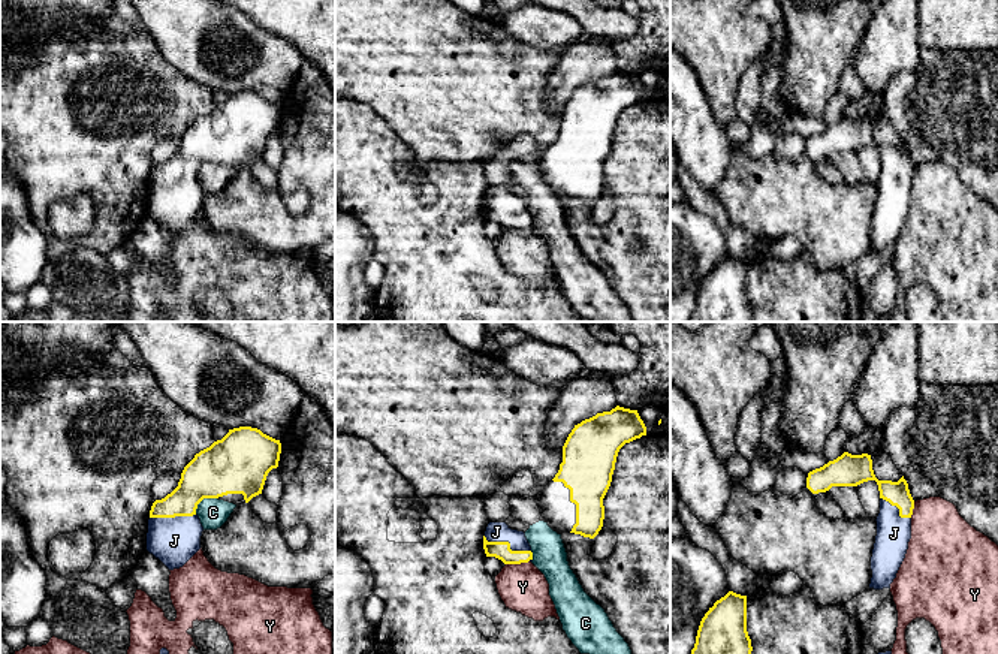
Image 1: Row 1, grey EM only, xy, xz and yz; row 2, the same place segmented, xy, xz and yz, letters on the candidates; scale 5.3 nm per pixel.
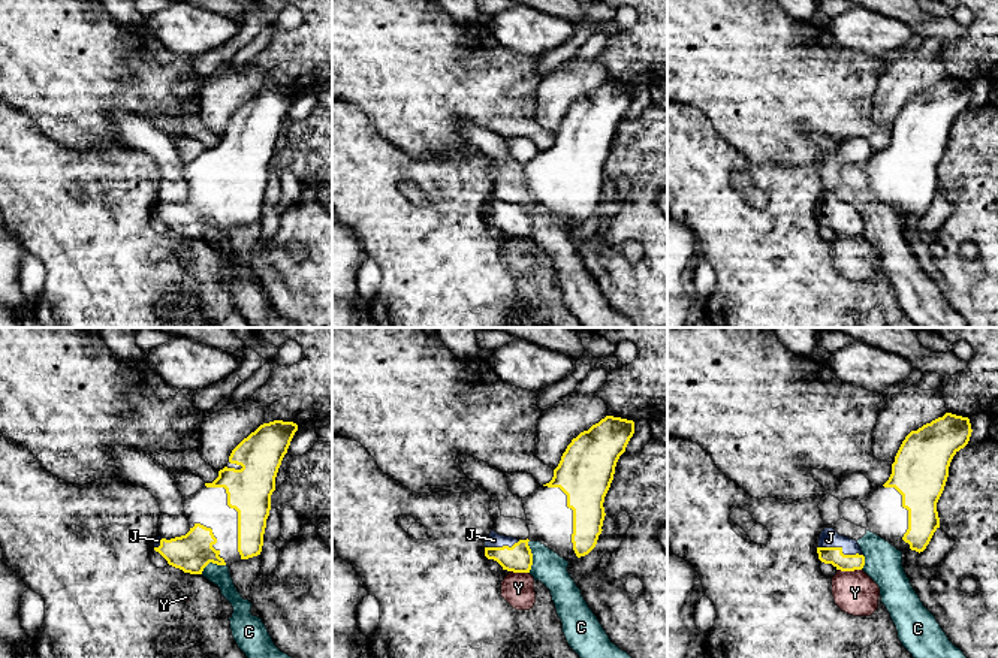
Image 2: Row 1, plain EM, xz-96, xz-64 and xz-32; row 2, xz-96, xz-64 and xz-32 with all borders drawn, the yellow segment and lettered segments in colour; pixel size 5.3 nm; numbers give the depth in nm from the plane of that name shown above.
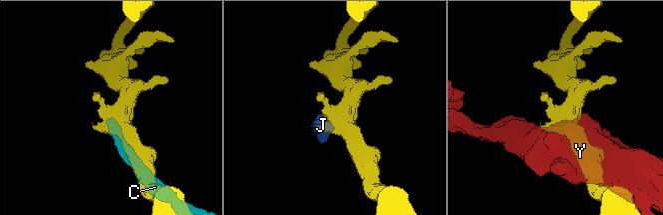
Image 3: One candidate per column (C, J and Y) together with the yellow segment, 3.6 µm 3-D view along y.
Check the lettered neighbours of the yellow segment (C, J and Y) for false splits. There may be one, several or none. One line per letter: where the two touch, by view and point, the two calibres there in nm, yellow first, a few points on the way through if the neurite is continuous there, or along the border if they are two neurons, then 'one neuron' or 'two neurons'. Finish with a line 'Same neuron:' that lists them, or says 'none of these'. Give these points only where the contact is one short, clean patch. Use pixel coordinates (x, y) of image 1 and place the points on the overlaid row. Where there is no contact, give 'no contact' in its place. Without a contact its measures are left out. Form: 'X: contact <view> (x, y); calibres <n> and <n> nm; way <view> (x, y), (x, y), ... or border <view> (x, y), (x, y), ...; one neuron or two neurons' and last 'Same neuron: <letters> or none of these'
C: contact xy (202, 499); calibres 300 and 160 nm; two neurons
J: contact xz (509, 544); calibres 100 and 110 nm; way xz (500, 549), (509, 544), (496, 532); one neuron
Y: contact xz (516, 563); calibres 100 and 260 nm; border xz (528, 560), (506, 564); two neurons
Same neuron: J

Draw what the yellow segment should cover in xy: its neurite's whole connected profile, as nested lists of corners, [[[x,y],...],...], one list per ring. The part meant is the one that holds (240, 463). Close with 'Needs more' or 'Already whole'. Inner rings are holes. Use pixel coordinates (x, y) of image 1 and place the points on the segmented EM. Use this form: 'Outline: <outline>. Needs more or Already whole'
Outline: [[[239,427],[229,430],[209,447],[200,450],[184,467],[178,486],[150,510],[147,551],[169,570],[183,567],[199,549],[203,527],[196,515],[203,498],[218,498],[233,504],[248,503],[262,494],[268,473],[278,467],[281,443],[257,428]]]. Needs more

